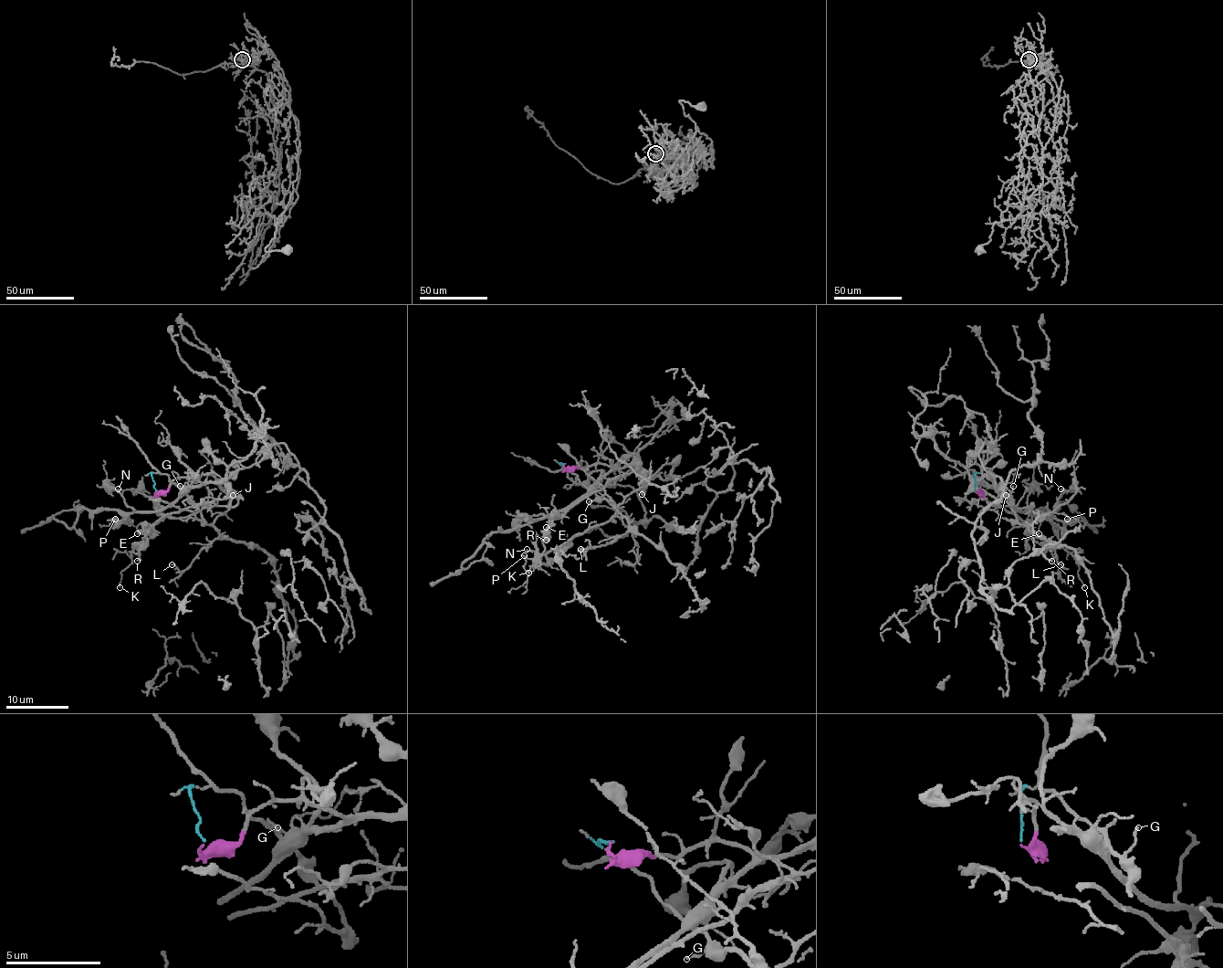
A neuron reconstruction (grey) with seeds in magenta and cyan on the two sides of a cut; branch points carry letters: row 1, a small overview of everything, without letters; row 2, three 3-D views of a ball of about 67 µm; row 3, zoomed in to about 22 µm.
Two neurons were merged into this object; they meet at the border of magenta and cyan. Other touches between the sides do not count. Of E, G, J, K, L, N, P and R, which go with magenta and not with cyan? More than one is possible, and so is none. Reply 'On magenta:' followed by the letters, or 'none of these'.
On magenta: E, J, K, N, P, R

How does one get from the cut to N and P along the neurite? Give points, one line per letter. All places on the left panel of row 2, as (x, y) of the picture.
N: (155, 491), (164, 492), (179, 477), (222, 481), (238, 501), (166, 518), (149, 497), (118, 489)
P: (155, 491), (164, 492), (179, 477), (202, 483), (190, 486), (160, 510), (121, 511), (127, 520), (115, 519)

